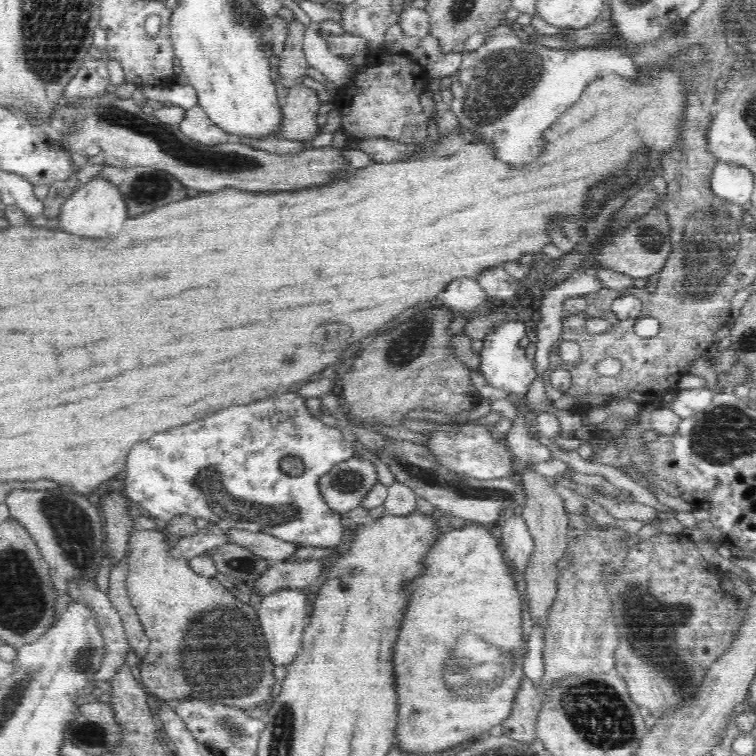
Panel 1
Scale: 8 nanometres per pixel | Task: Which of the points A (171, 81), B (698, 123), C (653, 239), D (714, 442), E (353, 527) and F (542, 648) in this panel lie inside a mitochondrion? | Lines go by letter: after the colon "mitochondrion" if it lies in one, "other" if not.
A: other
B: other
C: mitochondrion
D: mitochondrion
E: other
F: other

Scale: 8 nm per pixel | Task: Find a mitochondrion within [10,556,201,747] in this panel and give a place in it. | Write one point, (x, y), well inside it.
(82, 663)

